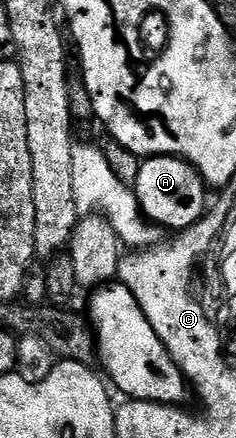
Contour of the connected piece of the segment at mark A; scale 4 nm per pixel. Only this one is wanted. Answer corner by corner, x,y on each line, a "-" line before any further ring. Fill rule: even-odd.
150,156
140,161
141,169
137,172
135,193
141,215
145,220
160,226
162,229
190,228
196,224
207,211
205,192
207,185
201,175
185,160
177,156

